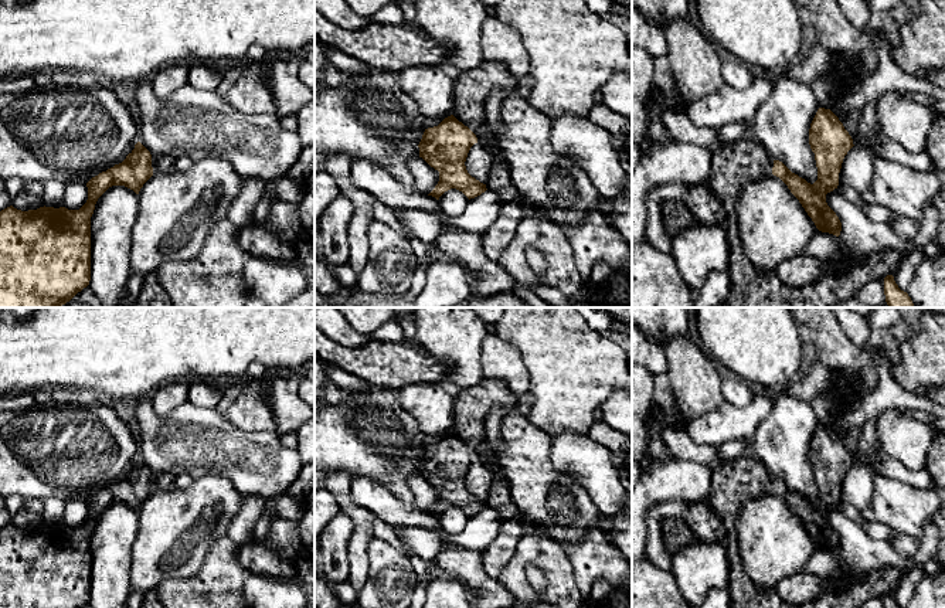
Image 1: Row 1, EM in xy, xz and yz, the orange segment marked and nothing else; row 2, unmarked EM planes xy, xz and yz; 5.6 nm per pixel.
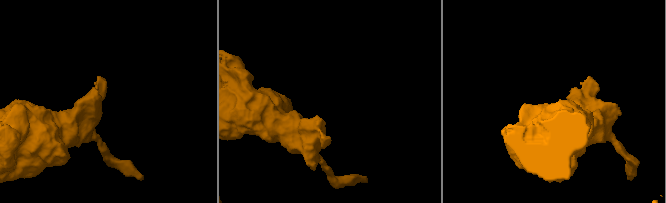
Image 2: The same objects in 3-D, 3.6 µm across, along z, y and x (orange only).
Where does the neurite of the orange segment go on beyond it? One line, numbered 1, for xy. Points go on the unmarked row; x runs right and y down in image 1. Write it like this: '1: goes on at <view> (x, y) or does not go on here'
1: does not go on here

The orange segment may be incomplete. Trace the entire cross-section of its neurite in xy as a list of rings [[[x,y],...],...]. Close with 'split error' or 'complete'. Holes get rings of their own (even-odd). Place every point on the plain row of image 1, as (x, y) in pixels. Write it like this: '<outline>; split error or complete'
[[[137,459],[126,476],[92,495],[88,500],[88,517],[79,527],[65,524],[40,524],[21,529],[13,523],[0,529],[0,608],[82,608],[91,598],[91,534],[98,516],[112,503],[125,503],[139,512],[153,493],[152,472]]]; complete

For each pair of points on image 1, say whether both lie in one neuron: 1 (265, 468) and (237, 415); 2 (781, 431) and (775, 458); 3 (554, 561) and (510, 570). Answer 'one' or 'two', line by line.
1: two
2: one
3: one

